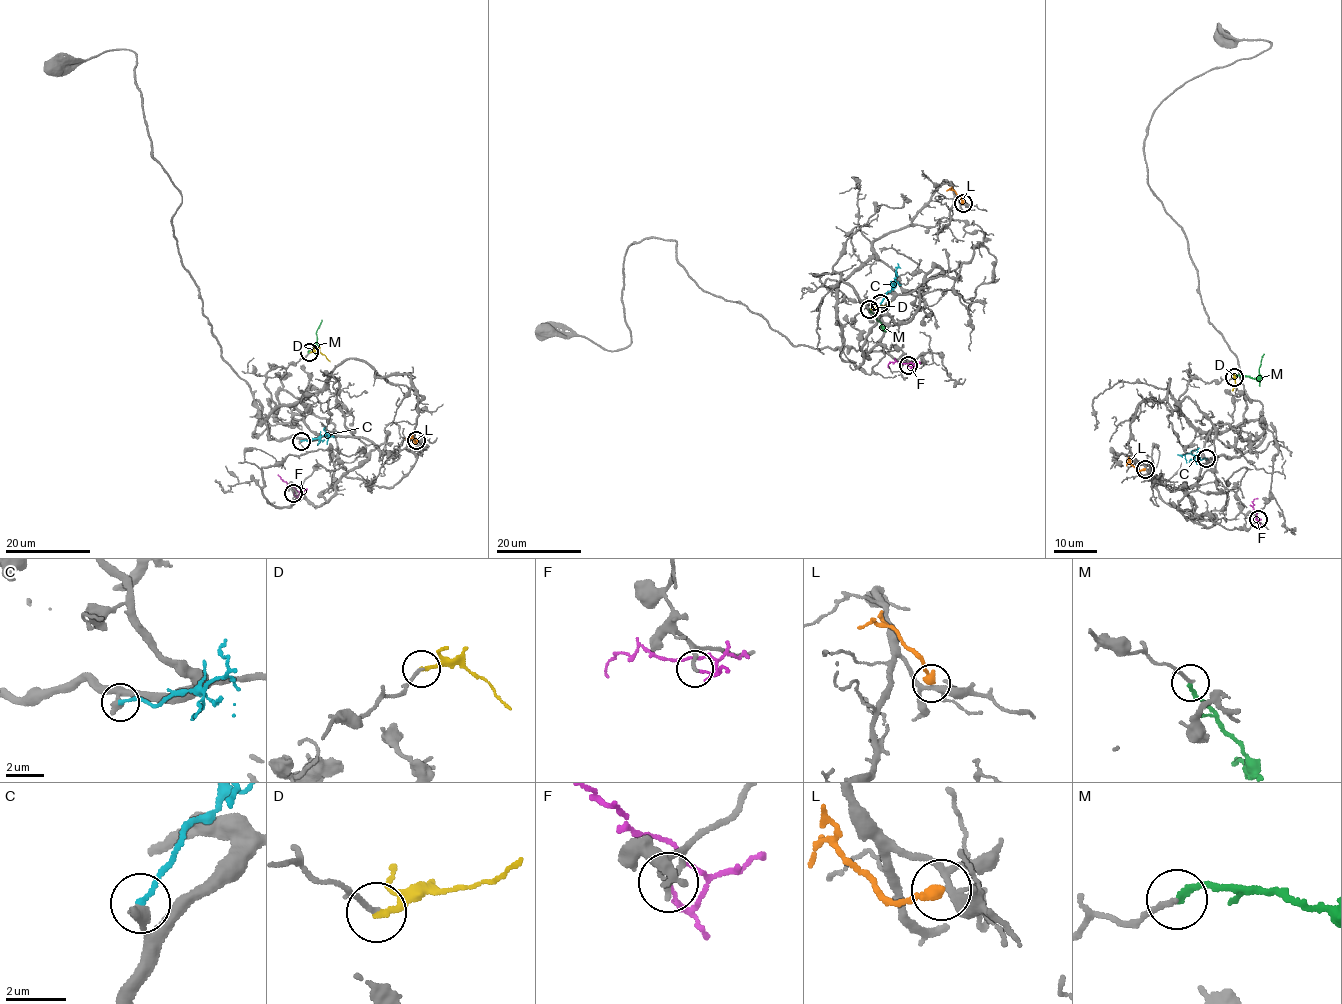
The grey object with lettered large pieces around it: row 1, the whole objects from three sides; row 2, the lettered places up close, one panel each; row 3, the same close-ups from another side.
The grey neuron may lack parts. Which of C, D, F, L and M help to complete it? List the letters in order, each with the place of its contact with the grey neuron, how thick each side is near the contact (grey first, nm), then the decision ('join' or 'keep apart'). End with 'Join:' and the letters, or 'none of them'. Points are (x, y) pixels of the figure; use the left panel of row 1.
C: meets grey at (301, 441); 440 nm thick on the grey side, 160 nm on the other; keep apart
D: meets grey at (309, 352); 170 nm thick on the grey side, 190 nm on the other; join
F: meets grey at (293, 493); 200 nm thick on the grey side, 110 nm on the other; keep apart
L: meets grey at (416, 440); 240 nm thick on the grey side, 360 nm on the other; keep apart
M: meets grey at (309, 352); 170 nm thick on the grey side, 200 nm on the other; keep apart
Join: D

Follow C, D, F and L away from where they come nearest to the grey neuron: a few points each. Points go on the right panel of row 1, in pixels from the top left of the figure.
C: (1207, 458), (1201, 460), (1190, 453), (1178, 454)
D: (1234, 377), (1235, 384), (1232, 390)
F: (1258, 519), (1252, 502), (1257, 498)
L: (1145, 469), (1138, 471), (1129, 462), (1126, 466)

